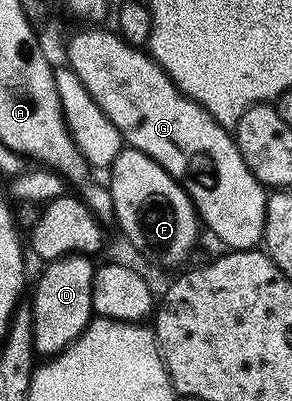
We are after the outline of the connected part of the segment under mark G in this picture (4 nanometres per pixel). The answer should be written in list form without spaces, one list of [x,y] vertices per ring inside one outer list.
[[[87,28],[71,40],[67,60],[80,80],[82,91],[88,92],[93,102],[117,126],[124,145],[141,150],[157,162],[175,180],[182,183],[188,198],[195,204],[202,227],[207,228],[227,250],[255,250],[260,247],[267,217],[268,189],[245,166],[235,137],[195,100],[190,100],[167,76],[167,72],[146,51],[131,47],[122,36],[103,28]]]

